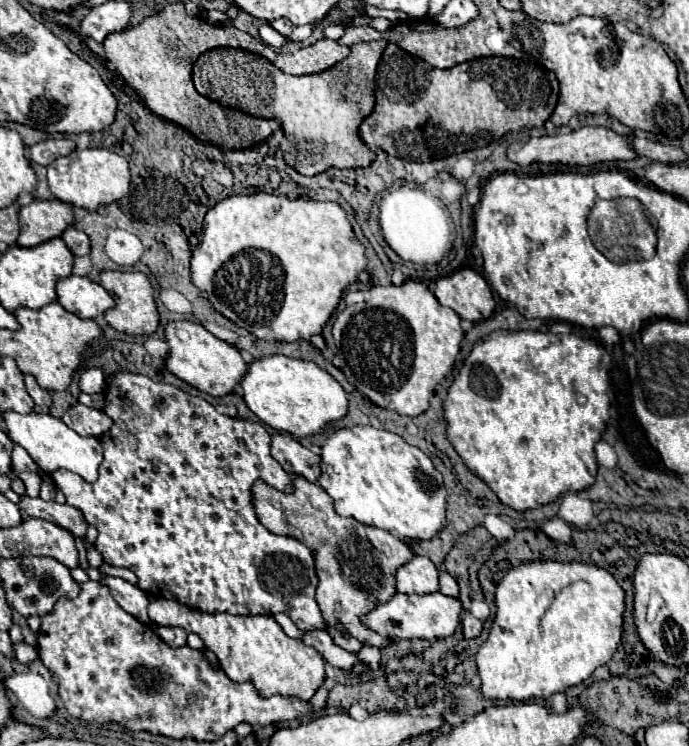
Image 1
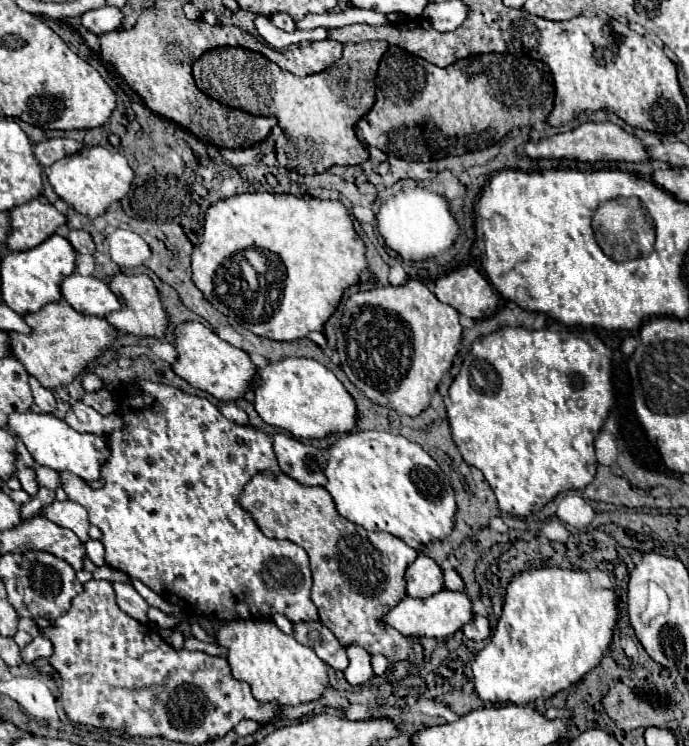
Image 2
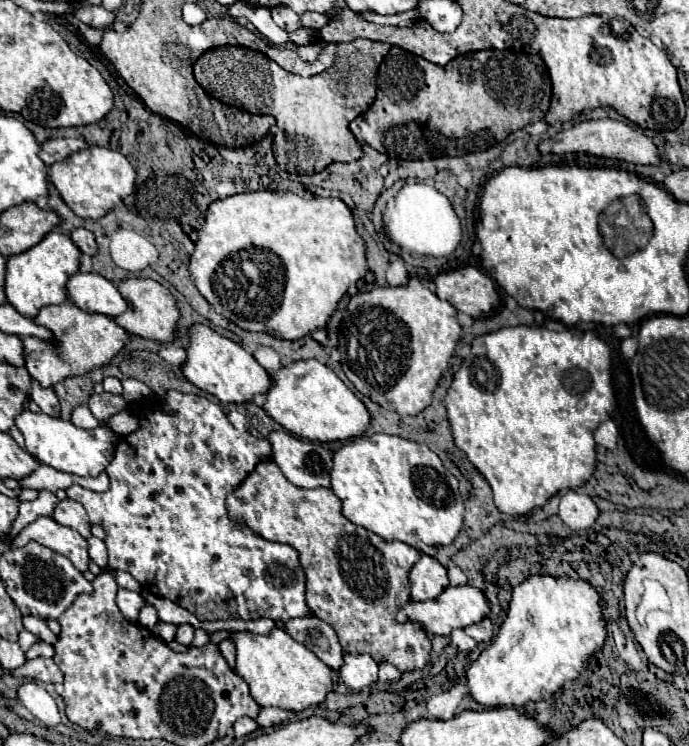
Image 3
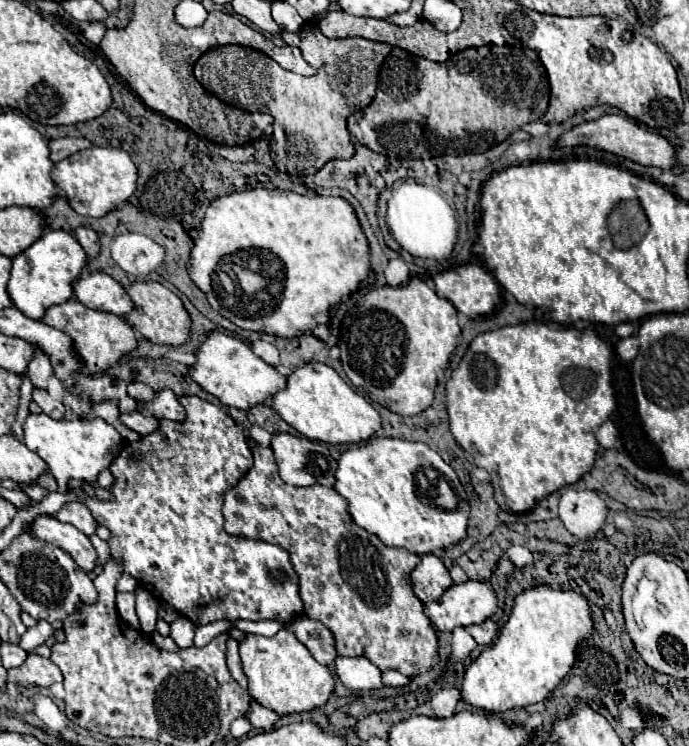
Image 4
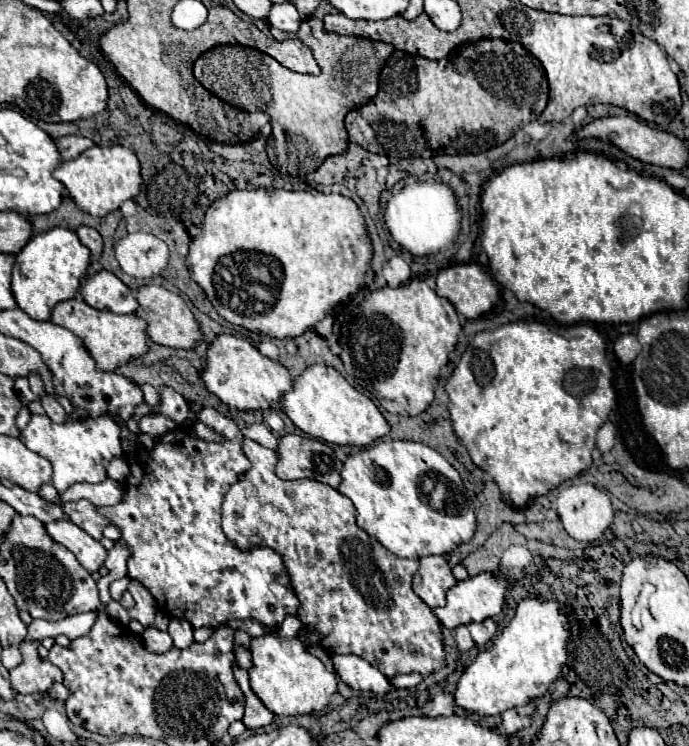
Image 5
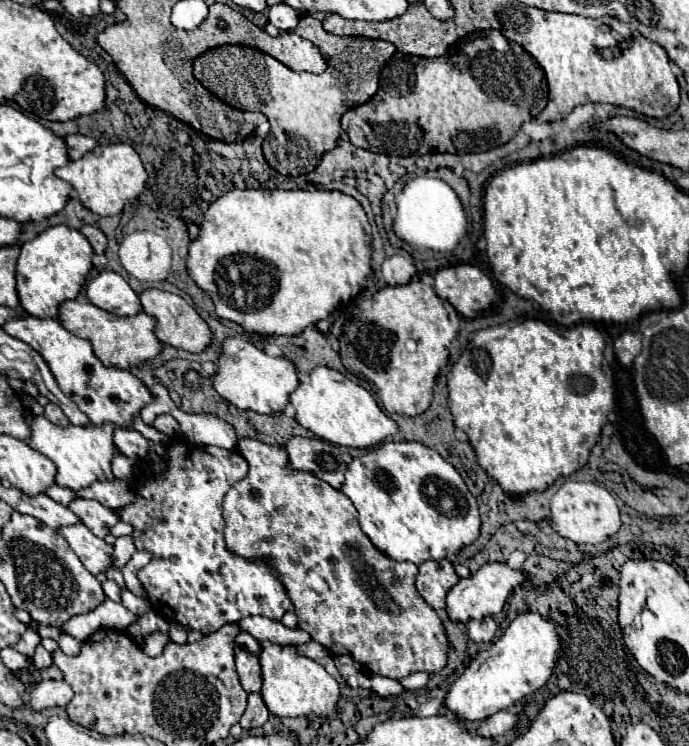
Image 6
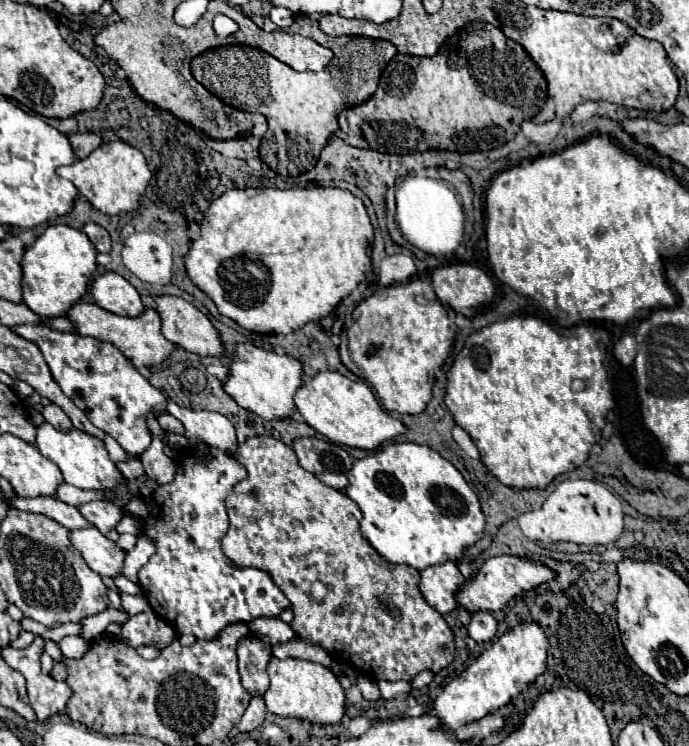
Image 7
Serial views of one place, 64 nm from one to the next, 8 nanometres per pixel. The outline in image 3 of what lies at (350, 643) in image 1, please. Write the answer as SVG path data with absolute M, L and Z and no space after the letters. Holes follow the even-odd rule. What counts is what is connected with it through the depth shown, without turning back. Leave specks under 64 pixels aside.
M348 654L344 658L344 666L338 672L350 690L362 690L378 682L378 664L366 654Z

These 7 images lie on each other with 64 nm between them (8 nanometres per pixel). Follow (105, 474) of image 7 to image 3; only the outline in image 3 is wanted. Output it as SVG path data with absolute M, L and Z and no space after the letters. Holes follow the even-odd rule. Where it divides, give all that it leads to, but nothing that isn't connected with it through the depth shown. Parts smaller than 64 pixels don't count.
M24 410L16 418L16 426L26 438L26 450L34 454L42 464L52 466L58 472L68 472L76 476L98 476L114 458L114 444L118 442L118 434L112 432L106 424L84 430L62 418L52 418L42 412L34 414L30 410Z

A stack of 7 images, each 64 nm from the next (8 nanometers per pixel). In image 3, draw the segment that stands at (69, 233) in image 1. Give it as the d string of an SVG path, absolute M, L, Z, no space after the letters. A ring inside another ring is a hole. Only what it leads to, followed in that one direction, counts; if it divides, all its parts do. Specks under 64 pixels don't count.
M76 228L72 234L70 234L72 242L88 256L94 256L98 252L98 246L96 246L96 240L94 240L94 234L86 228Z

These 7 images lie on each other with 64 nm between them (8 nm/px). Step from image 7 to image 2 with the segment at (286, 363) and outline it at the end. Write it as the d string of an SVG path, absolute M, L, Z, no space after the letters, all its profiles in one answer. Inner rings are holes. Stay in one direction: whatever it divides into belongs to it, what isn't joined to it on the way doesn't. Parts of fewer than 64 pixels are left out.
M184 322L176 328L176 350L178 360L174 362L174 372L190 382L194 388L200 388L222 402L244 398L250 392L250 380L254 380L254 372L258 370L250 356L222 340L212 328L200 322Z

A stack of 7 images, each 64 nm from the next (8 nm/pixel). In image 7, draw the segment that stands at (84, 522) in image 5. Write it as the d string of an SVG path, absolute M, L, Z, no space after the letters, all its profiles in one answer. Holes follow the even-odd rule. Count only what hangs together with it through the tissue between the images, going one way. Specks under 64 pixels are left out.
M96 500L96 502L88 502L80 506L80 512L84 514L84 518L88 522L92 522L102 534L108 534L124 516L122 508L118 508L116 504L110 504L106 500Z

